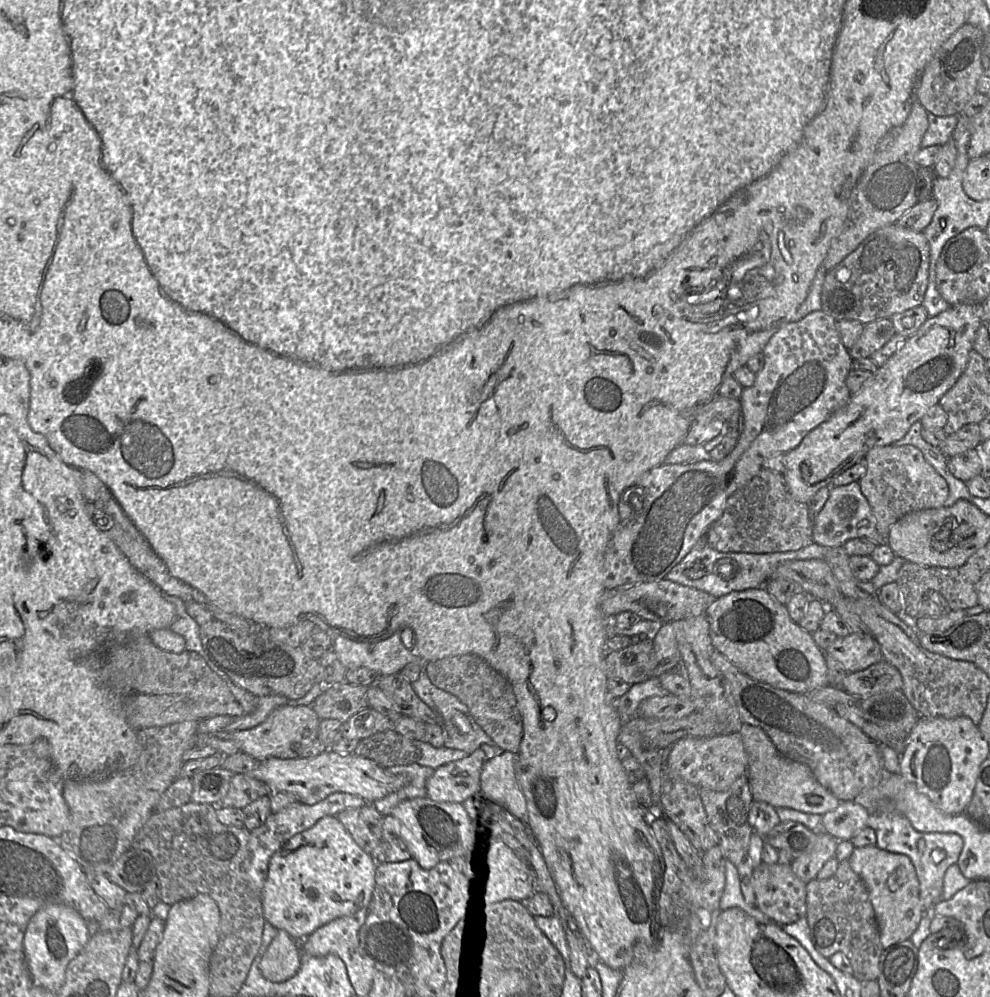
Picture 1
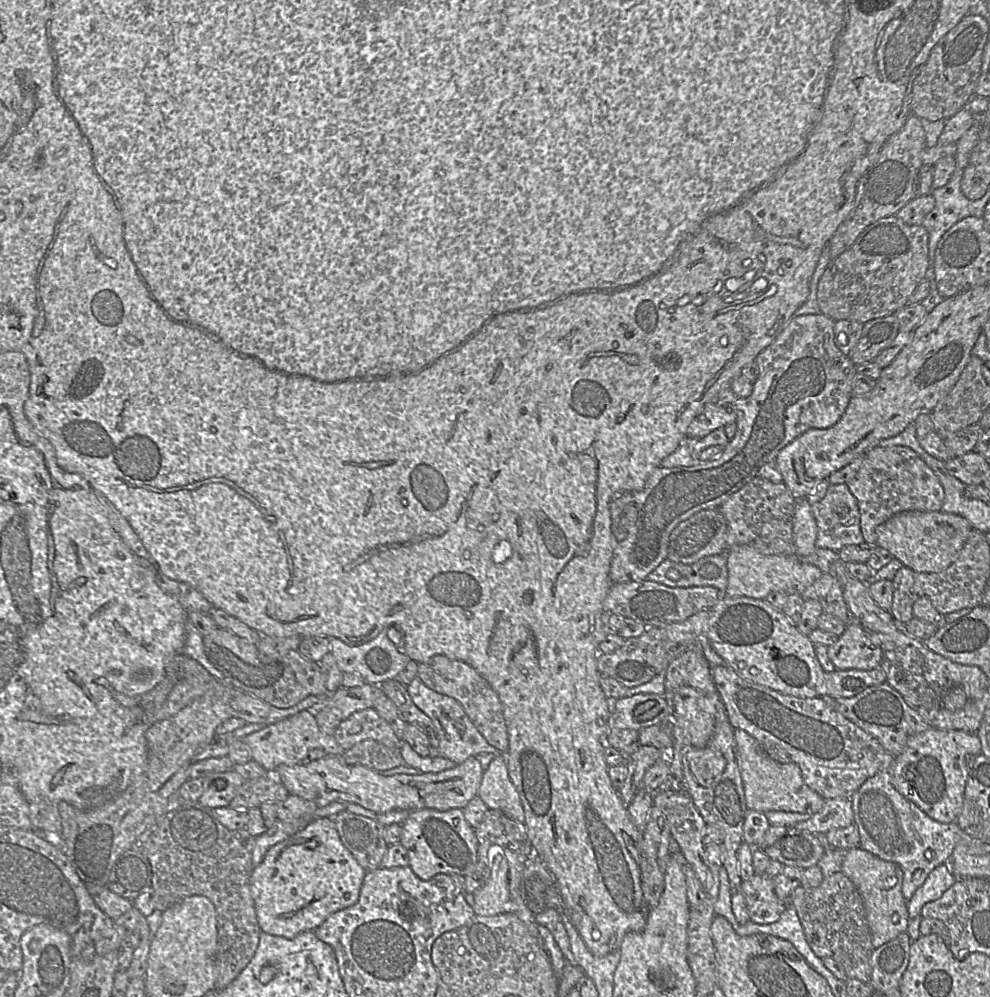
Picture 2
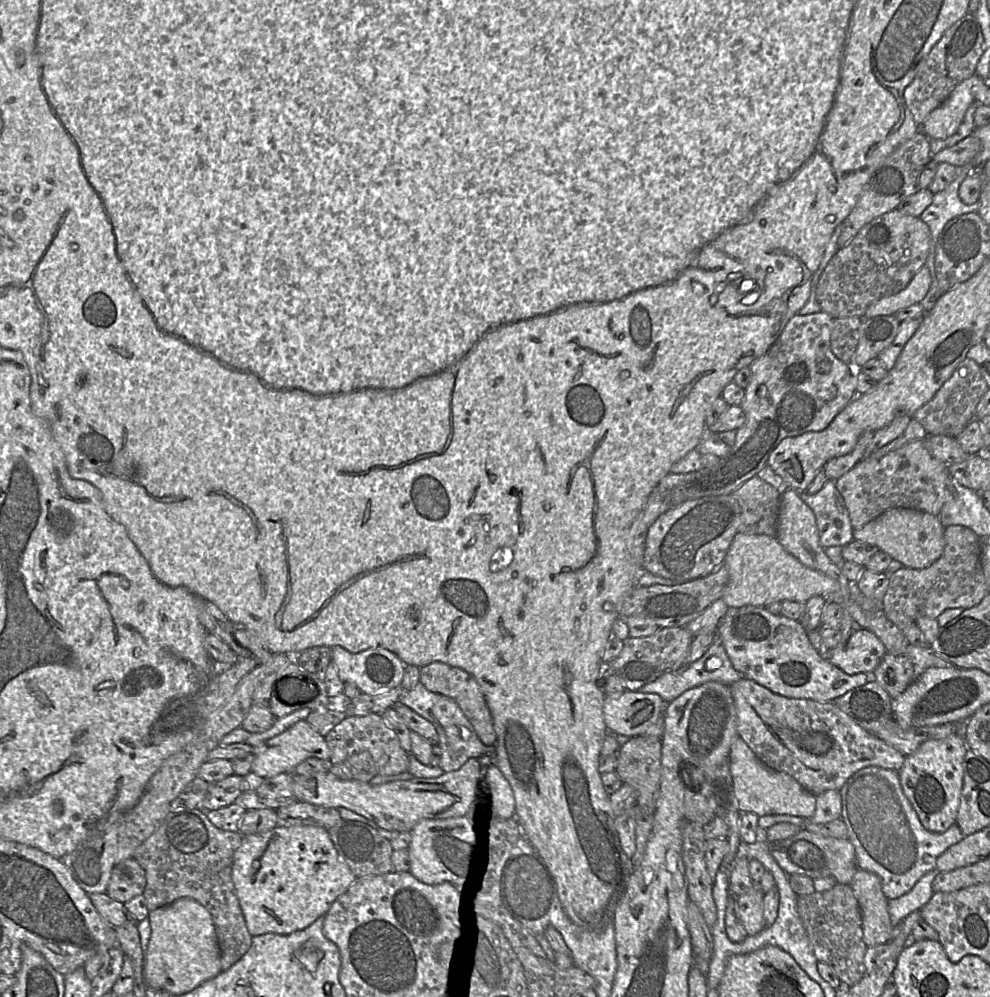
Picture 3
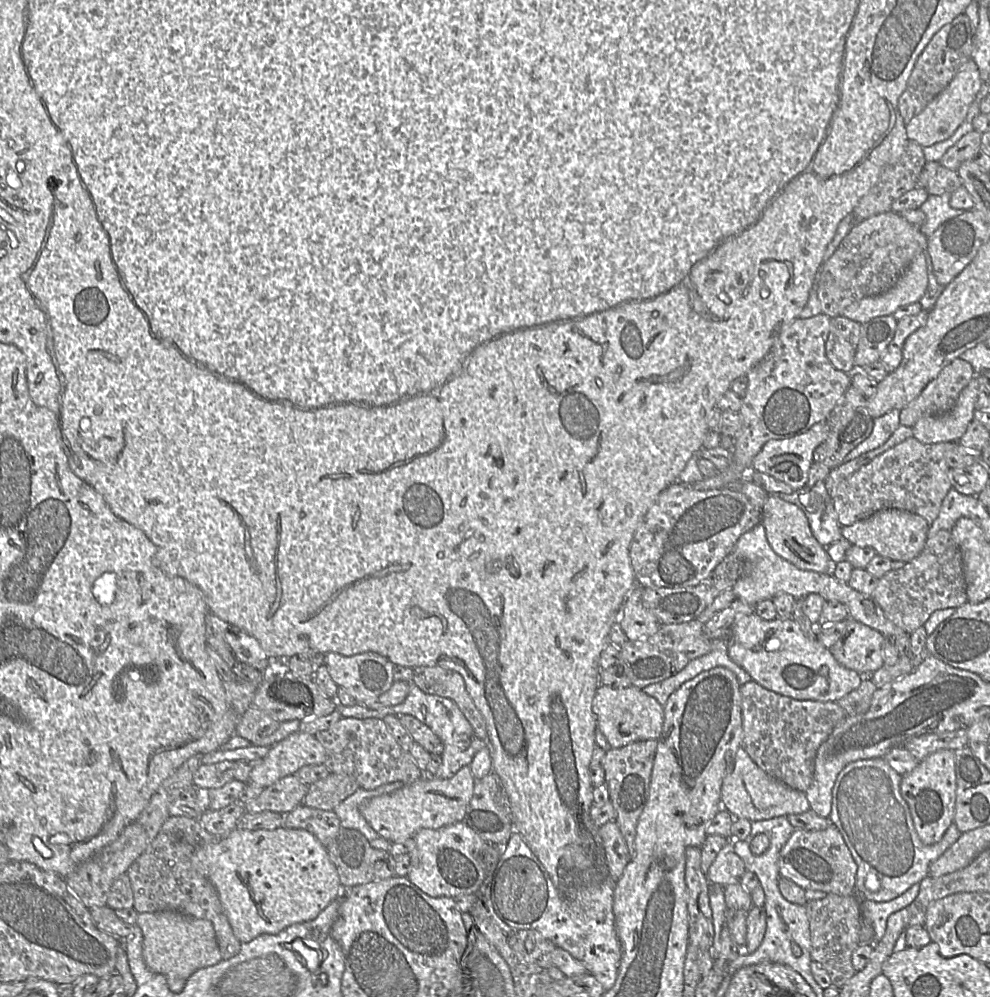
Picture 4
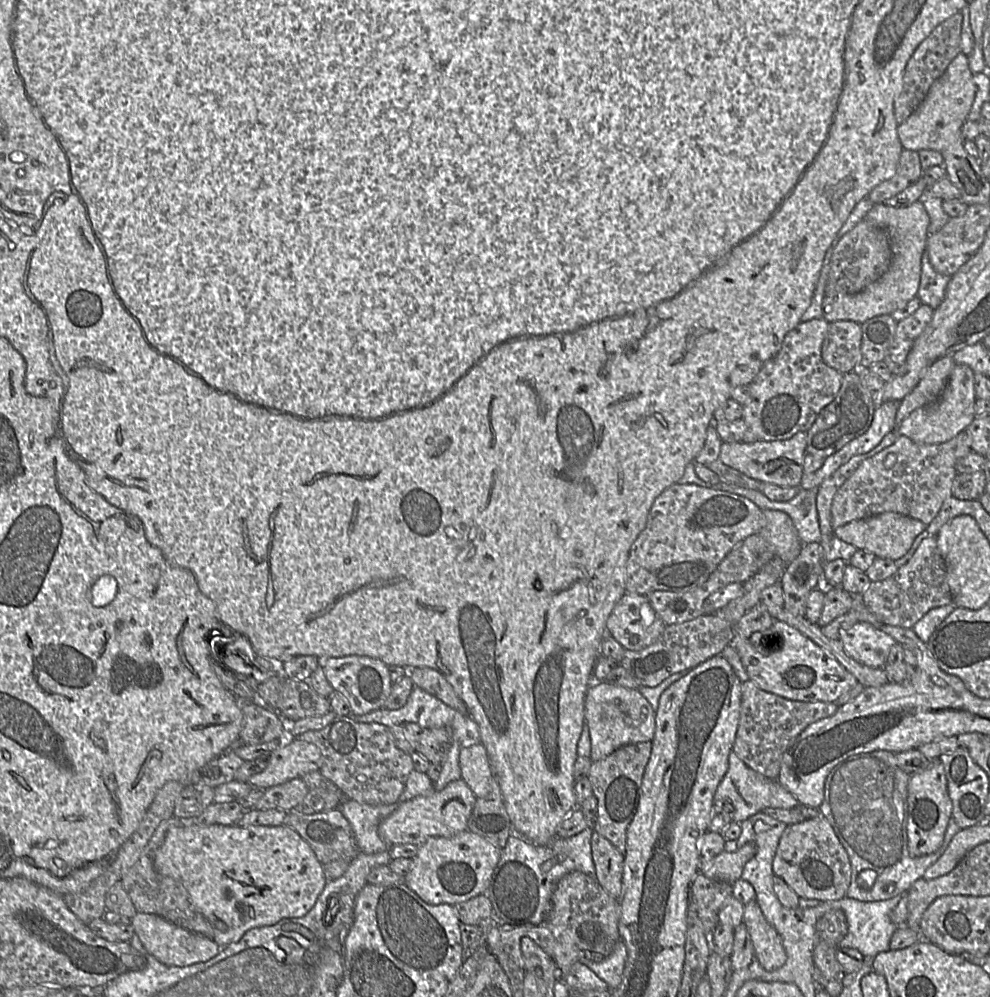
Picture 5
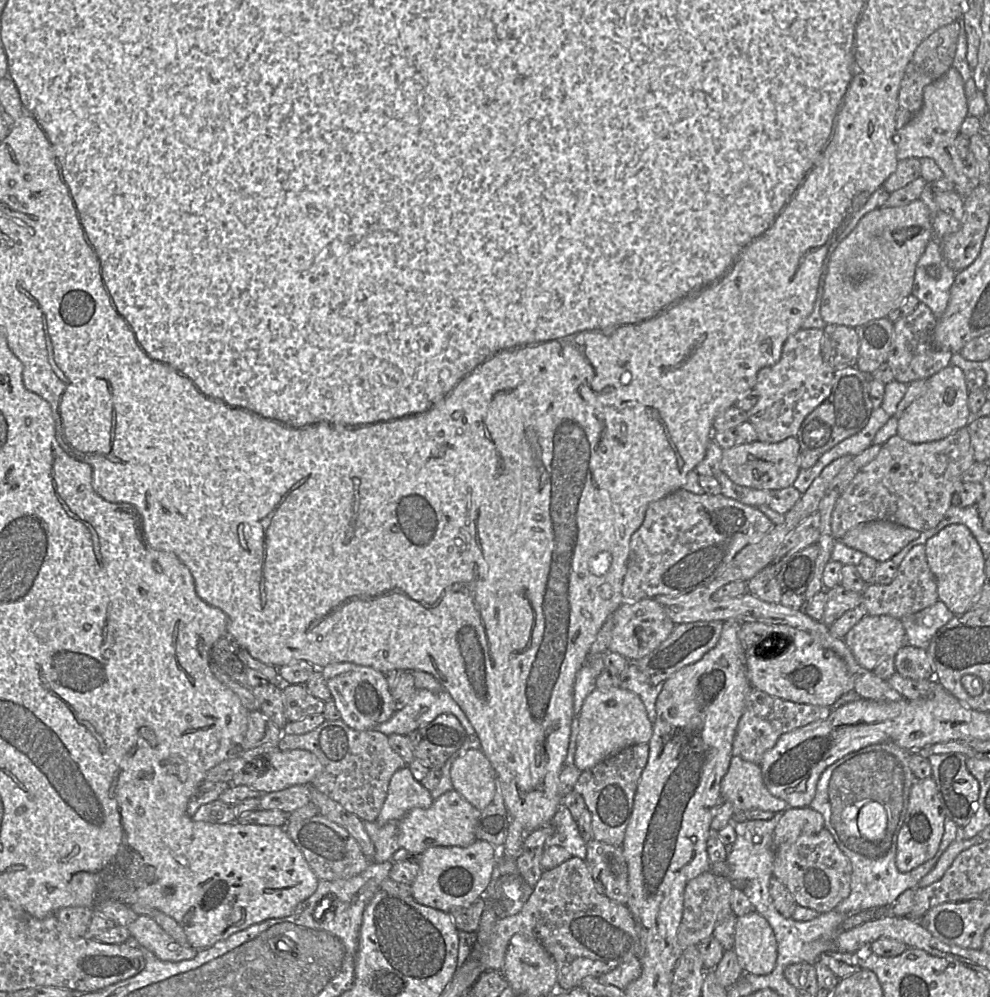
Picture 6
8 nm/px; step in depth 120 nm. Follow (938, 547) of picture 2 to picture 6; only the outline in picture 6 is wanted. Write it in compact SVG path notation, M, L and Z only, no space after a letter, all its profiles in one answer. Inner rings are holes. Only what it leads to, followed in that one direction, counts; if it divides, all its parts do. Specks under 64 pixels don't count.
M871 521L856 525L840 541L879 563L891 560L920 533L888 521Z

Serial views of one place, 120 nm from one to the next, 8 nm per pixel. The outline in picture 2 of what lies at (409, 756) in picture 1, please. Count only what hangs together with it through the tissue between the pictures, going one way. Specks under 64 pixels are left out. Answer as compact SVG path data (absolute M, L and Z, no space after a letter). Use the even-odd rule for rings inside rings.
M364 740L343 752L341 761L361 765L376 772L404 765L400 748L389 748L374 740Z

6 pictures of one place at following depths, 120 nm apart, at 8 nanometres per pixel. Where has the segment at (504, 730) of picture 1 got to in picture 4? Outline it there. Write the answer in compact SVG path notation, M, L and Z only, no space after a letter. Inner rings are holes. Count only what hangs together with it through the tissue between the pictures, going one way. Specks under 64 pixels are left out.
M420 666L413 668L412 684L429 695L453 700L471 724L475 735L487 742L485 720L468 694L459 673L439 666Z

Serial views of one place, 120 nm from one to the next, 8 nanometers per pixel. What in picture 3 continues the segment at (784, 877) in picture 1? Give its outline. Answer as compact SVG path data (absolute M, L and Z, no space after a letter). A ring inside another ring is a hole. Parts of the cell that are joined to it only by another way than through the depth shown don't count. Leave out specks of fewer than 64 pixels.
M753 883L747 892L735 899L735 915L749 936L766 928L763 915L764 895L761 888Z

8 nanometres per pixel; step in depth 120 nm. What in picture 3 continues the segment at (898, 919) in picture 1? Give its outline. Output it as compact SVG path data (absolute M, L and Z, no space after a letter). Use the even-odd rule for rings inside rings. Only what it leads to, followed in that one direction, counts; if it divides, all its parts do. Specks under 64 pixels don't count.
M858 868L850 883L862 914L862 930L865 944L876 946L890 941L894 936L888 901L882 890L880 878Z

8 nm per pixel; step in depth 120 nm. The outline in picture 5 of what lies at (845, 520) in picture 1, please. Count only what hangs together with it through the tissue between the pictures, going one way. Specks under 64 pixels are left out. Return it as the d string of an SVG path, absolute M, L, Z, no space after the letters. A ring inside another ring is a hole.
M706 483L706 487L718 488L722 491L727 491L736 495L741 495L754 504L756 504L761 510L778 510L785 512L793 521L794 527L797 531L797 535L802 544L807 543L819 543L821 540L821 532L819 528L819 521L816 509L817 488L810 490L799 489L797 495L788 502L778 502L768 499L763 493L758 490L752 490L748 488L738 487L732 484L718 483L715 486L709 486Z

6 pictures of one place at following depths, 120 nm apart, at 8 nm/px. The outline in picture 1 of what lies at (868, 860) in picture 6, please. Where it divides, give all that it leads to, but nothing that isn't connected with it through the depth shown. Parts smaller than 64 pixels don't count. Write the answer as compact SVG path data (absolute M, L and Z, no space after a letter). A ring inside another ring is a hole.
M882 800L878 807L870 812L867 825L877 835L877 847L909 857L919 880L920 900L925 913L933 915L932 907L937 901L942 900L944 875L951 865L957 863L963 849L962 837L952 832L919 832L908 818L896 811L887 800Z

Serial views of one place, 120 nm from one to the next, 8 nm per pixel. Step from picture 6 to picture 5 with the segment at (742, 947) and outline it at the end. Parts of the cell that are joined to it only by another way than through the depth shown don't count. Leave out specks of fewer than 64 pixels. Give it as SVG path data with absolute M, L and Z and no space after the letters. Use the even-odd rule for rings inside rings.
M755 900L744 907L743 924L751 938L754 958L766 971L775 971L786 961L782 939L775 928L766 920Z

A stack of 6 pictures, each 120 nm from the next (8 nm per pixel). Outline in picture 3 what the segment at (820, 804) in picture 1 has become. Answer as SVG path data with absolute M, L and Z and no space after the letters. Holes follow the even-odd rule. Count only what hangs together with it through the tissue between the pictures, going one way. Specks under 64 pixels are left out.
M738 735L730 751L730 773L734 795L741 813L752 812L756 815L786 814L809 820L816 809L816 795L804 789L790 775L777 772L764 765Z

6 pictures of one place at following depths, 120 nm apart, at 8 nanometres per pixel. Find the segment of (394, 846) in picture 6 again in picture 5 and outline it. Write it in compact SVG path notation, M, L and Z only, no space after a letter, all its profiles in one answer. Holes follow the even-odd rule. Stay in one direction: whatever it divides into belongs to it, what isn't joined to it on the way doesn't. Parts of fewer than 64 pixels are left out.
M343 799L337 808L349 822L360 852L374 854L390 848L379 836L378 826L397 806L398 803L373 806L352 799Z

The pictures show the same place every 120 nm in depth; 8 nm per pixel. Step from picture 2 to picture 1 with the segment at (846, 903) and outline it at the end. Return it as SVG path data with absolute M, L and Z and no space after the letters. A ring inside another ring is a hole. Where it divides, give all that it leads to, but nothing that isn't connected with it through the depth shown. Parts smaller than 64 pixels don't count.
M848 860L841 861L830 878L806 883L805 918L813 946L823 957L828 959L842 952L851 963L854 977L860 981L877 980L884 950L879 927L867 885L851 868Z

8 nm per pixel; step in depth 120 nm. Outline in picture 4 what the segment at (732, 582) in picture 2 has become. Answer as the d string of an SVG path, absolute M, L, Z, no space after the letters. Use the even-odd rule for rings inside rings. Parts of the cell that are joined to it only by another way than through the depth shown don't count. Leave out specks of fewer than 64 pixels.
M760 523L738 538L732 552L745 563L743 574L732 587L736 599L755 606L759 602L771 600L775 595L781 593L789 594L795 600L803 599L810 593L816 593L822 596L826 602L838 601L844 604L849 612L848 619L856 620L879 631L887 639L893 639L906 633L884 615L883 610L871 595L856 591L847 582L838 580L830 573L801 570L778 556L769 545L765 528Z

